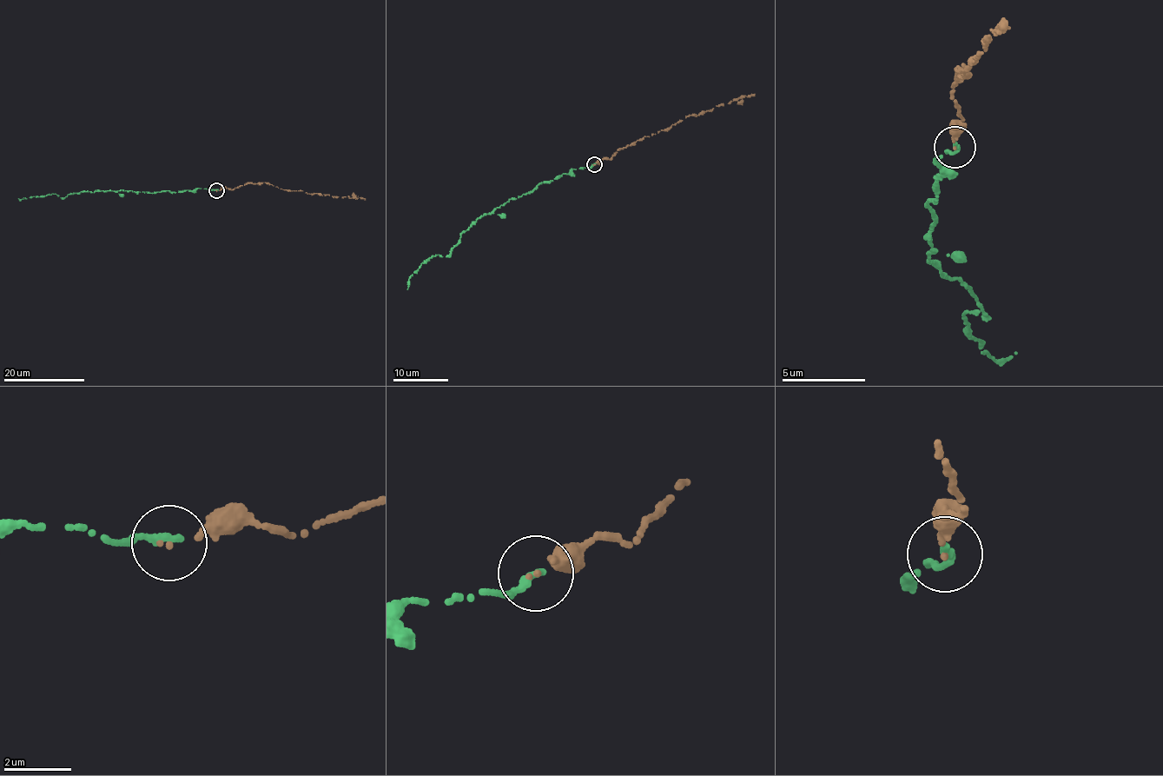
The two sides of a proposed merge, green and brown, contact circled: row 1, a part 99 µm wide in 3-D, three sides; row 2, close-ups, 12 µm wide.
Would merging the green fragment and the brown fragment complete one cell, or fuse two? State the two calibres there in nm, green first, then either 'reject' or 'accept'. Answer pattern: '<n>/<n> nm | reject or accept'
280/130 nm | accept

